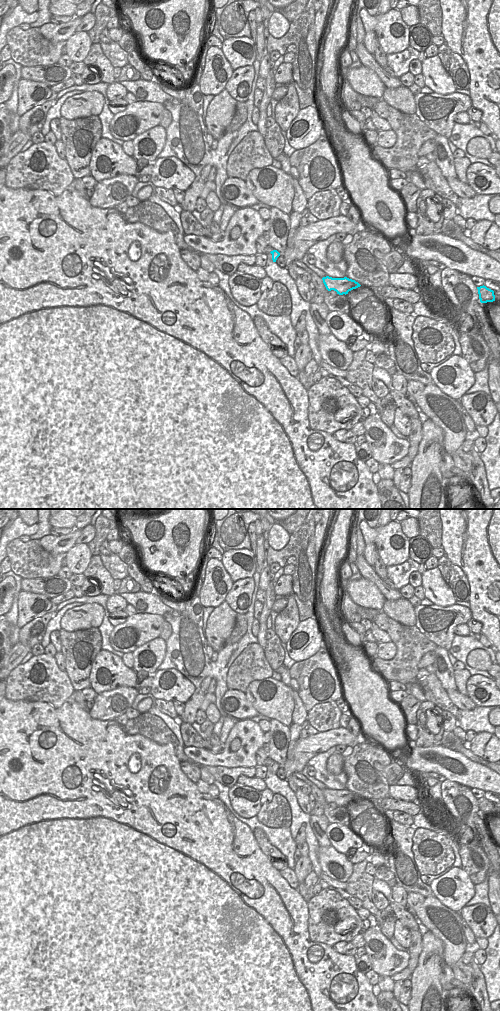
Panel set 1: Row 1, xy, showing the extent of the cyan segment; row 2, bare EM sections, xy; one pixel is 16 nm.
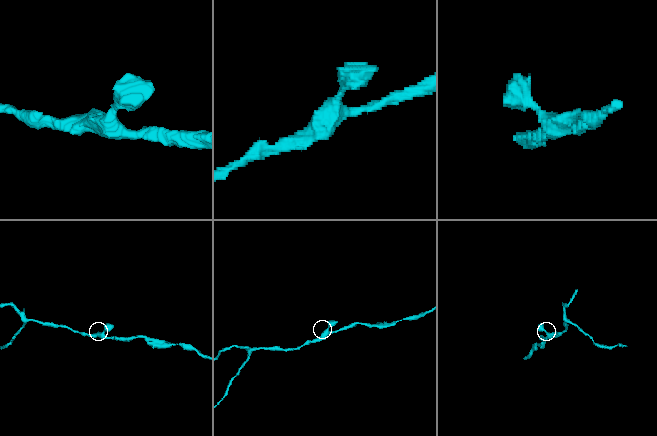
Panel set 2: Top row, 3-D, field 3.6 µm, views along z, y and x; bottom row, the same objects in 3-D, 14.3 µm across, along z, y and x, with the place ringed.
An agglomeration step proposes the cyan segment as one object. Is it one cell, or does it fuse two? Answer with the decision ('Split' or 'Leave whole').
Leave whole.

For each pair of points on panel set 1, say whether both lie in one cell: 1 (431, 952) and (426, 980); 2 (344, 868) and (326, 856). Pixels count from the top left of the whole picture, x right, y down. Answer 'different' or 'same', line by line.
1: same
2: same

